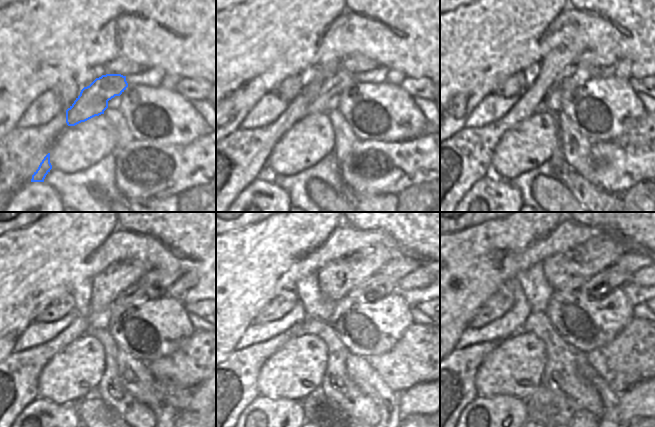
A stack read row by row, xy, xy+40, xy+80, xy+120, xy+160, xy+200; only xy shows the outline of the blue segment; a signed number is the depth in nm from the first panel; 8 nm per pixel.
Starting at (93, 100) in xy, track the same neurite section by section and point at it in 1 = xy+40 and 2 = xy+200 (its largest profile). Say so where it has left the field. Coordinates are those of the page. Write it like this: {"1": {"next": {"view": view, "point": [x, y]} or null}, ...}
{"1": {"next": {"view": "xy+40", "point": [333, 86]}}, "2": {"next": {"view": "xy+200", "point": [612, 277]}}}

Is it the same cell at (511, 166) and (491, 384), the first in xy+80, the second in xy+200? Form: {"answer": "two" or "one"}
{"answer": "one"}

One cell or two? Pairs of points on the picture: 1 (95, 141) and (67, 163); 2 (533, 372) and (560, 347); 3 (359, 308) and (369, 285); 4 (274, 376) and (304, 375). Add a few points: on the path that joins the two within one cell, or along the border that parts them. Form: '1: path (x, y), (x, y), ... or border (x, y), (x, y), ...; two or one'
1: path (88, 142), (74, 156); one
2: border (538, 338), (545, 347), (545, 366), (541, 383); two
3: border (386, 295), (374, 301), (346, 296); two
4: path (281, 376), (297, 375); one

